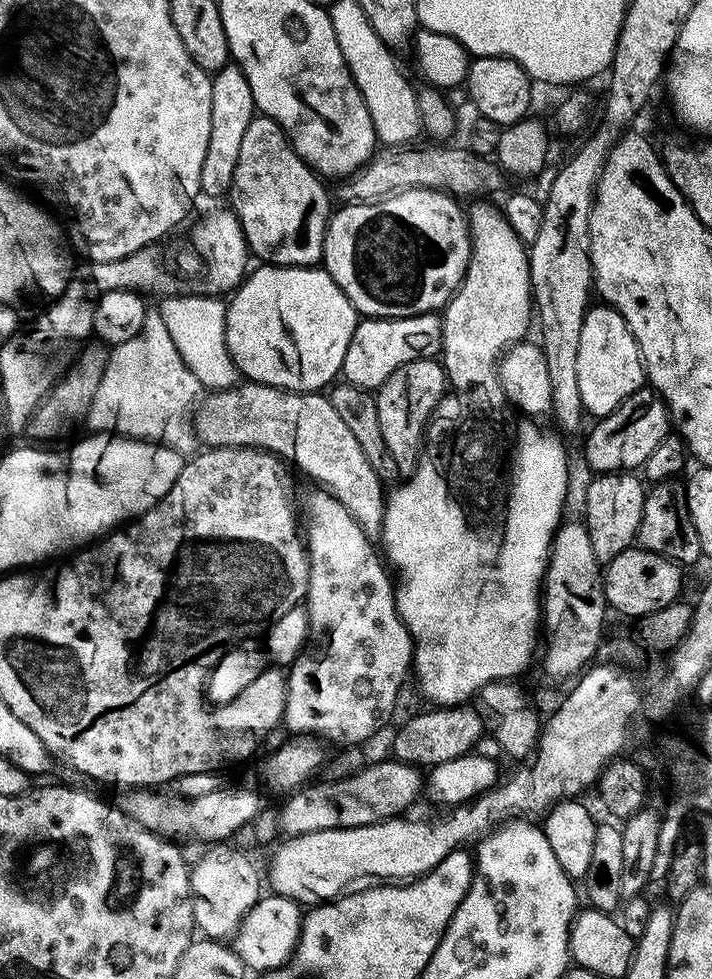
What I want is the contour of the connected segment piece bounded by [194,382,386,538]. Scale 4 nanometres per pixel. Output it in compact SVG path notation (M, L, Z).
M240 382L231 388L212 390L204 401L194 408L194 427L196 438L201 445L209 448L262 448L265 452L275 452L285 461L297 464L306 475L318 480L327 491L331 492L346 510L362 526L370 538L376 538L384 531L384 502L386 484L380 475L370 466L358 438L350 431L350 426L342 422L338 410L334 410L331 399L323 391L285 392L283 388L271 388L265 384Z

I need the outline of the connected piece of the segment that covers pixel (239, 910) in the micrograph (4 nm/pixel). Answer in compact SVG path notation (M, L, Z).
M227 841L211 843L200 860L191 867L195 925L207 939L230 940L240 930L244 916L262 895L260 874L245 851Z

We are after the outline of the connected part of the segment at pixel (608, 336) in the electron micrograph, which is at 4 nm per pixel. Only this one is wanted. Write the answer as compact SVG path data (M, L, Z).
M611 306L589 307L584 313L582 330L578 334L578 394L582 398L582 406L589 417L599 418L610 414L627 396L645 387L644 359L640 356L640 347L634 334L626 326L622 314Z

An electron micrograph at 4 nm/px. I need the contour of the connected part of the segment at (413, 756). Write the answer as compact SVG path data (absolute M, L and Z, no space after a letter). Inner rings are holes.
M436 706L428 710L432 712L420 712L417 716L410 717L397 730L396 737L392 740L391 755L417 766L441 764L450 762L450 758L465 756L477 747L476 743L484 732L484 724L486 725L485 717L468 707L472 706Z

